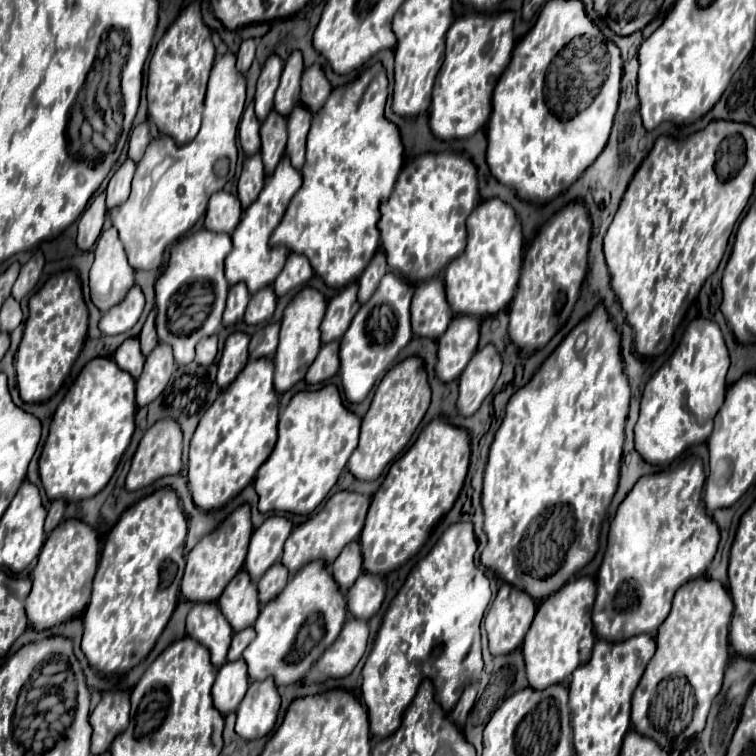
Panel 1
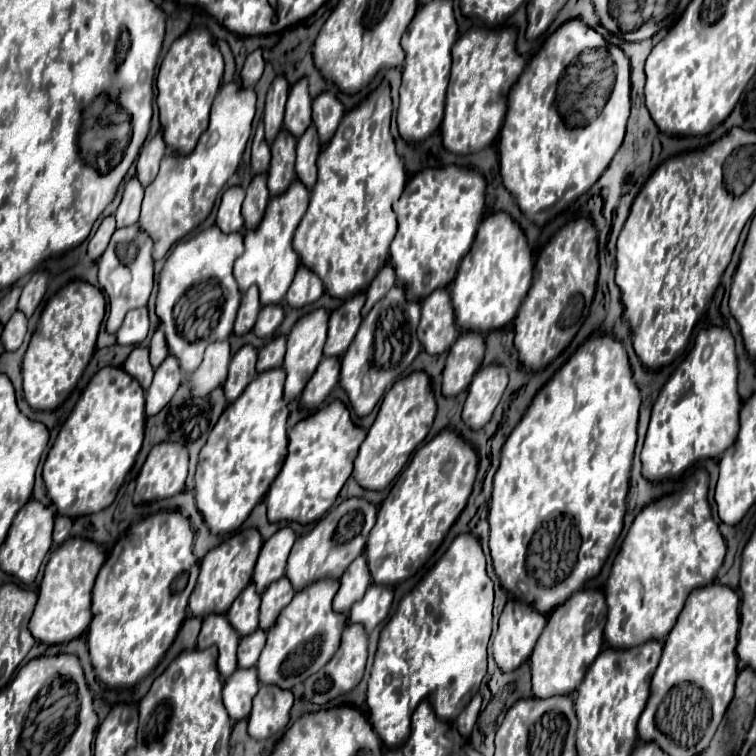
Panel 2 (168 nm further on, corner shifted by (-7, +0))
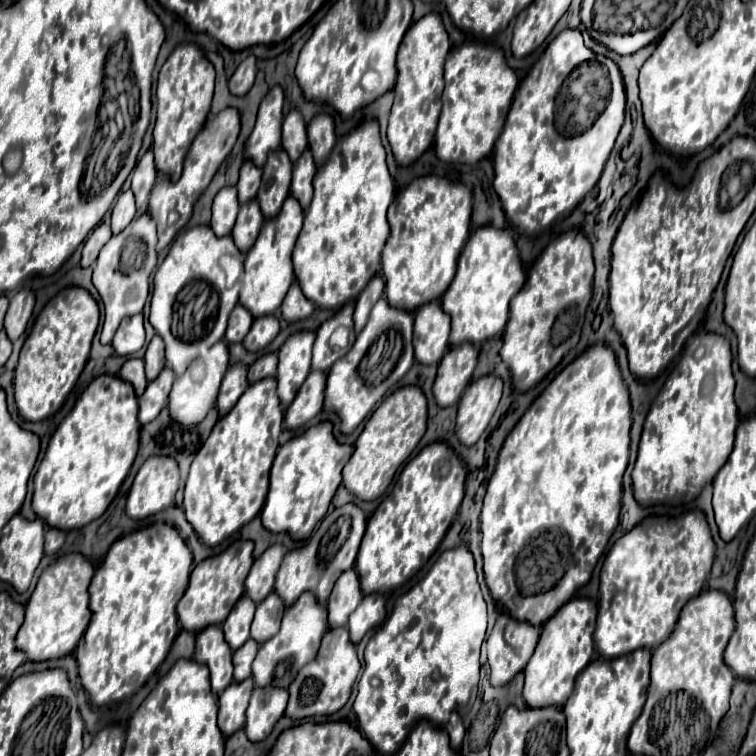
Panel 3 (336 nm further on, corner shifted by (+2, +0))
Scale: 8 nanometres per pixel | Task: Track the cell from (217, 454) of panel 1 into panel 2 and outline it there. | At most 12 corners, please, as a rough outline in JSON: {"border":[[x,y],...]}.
{"border":[[284,369],[260,373],[200,451],[196,507],[236,531],[288,453]]}

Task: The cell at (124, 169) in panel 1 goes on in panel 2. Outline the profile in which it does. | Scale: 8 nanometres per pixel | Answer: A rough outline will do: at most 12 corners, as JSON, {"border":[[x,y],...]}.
{"border":[[136,177],[126,183],[114,213],[118,227],[138,223],[142,197]]}

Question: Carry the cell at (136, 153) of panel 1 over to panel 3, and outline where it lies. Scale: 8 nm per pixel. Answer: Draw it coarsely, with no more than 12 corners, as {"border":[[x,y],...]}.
{"border":[[149,149],[135,165],[131,189],[145,205],[157,171]]}

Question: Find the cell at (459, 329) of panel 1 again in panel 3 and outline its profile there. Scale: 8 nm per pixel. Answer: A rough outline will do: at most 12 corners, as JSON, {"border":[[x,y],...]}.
{"border":[[451,347],[439,363],[433,395],[455,405],[469,385],[477,347]]}

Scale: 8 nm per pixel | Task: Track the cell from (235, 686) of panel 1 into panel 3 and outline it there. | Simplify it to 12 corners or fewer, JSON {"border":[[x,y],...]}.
{"border":[[253,677],[219,695],[219,725],[229,737],[245,723]]}

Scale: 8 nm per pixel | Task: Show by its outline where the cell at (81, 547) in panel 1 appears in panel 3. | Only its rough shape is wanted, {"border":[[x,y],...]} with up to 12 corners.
{"border":[[81,553],[43,569],[17,633],[31,661],[73,653],[95,569]]}

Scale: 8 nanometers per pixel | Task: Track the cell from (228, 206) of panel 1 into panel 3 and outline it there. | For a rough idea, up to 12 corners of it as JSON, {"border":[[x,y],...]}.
{"border":[[223,187],[213,201],[211,229],[231,233],[239,211],[237,189]]}

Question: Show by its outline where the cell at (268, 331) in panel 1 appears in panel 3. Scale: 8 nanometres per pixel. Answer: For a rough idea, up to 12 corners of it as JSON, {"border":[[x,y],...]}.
{"border":[[265,353],[249,365],[255,383],[277,373],[277,353]]}

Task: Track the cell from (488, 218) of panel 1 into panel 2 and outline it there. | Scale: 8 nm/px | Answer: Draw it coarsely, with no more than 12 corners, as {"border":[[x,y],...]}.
{"border":[[492,213],[450,285],[456,325],[490,333],[533,279],[524,231]]}

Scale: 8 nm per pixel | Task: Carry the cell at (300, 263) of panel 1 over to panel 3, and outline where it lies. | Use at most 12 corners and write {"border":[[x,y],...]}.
{"border":[[295,281],[281,305],[285,321],[297,321],[315,309]]}

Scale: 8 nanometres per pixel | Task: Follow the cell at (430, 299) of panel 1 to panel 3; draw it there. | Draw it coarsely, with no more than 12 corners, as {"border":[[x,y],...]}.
{"border":[[439,301],[415,311],[413,347],[423,365],[449,347],[449,315]]}

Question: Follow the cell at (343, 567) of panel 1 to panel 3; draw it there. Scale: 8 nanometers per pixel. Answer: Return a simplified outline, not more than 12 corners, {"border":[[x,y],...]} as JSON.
{"border":[[355,569],[337,579],[327,601],[329,627],[347,625],[363,591]]}

